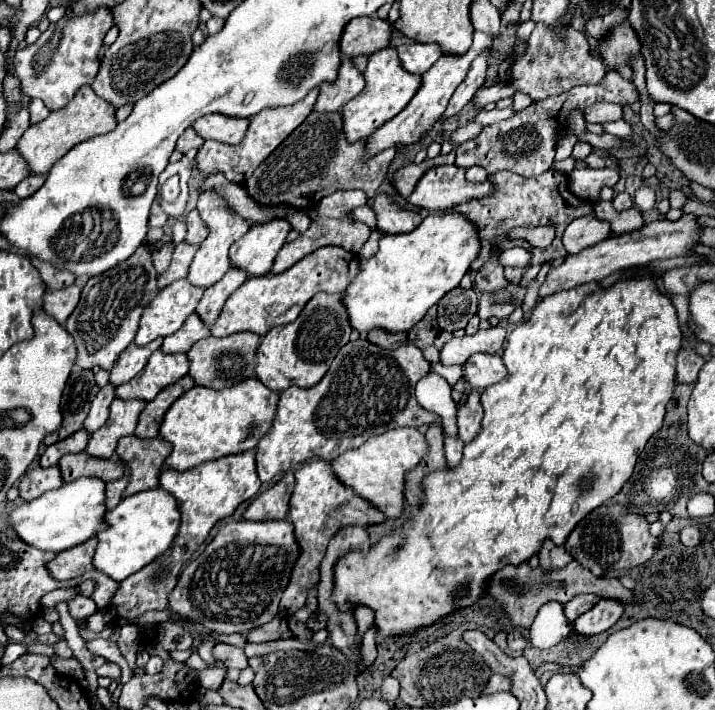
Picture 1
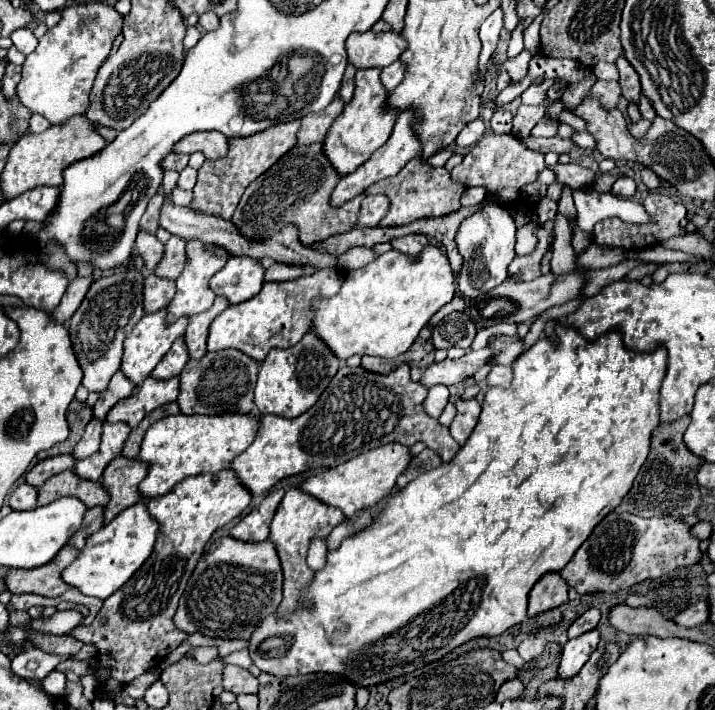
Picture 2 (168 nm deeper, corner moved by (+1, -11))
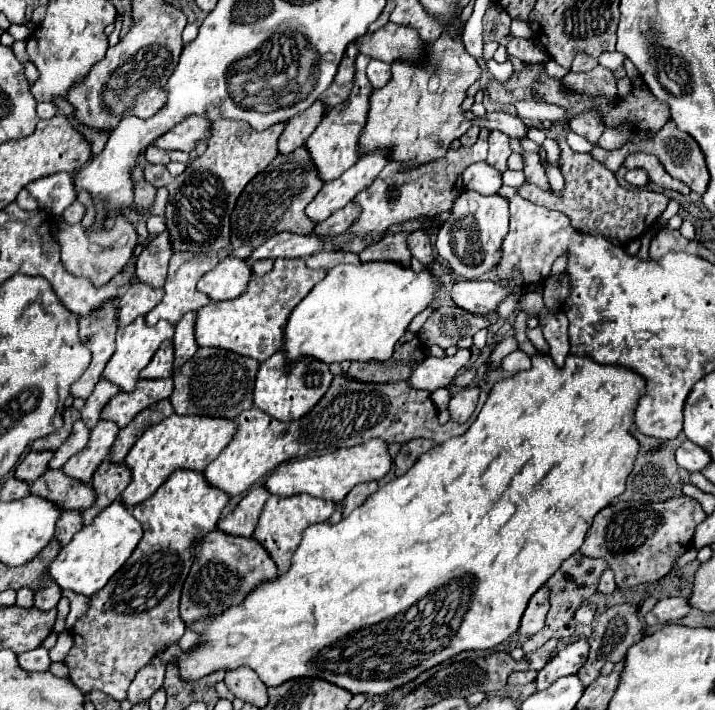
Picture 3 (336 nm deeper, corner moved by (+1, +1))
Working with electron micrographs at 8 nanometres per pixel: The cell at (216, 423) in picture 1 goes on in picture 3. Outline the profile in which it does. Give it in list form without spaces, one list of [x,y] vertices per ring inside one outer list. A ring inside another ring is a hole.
[[[172,414],[156,426],[150,426],[130,448],[124,458],[124,466],[130,470],[132,480],[128,488],[120,494],[120,502],[126,508],[134,508],[136,504],[148,500],[174,470],[194,470],[204,472],[206,464],[222,452],[226,440],[230,440],[230,432],[234,432],[232,420],[210,420],[206,416],[178,416]]]

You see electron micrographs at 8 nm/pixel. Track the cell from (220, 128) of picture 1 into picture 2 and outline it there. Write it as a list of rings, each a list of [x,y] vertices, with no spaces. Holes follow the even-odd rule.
[[[194,132],[184,136],[176,146],[174,152],[184,152],[184,154],[192,154],[192,152],[202,152],[206,158],[210,160],[218,160],[224,158],[230,150],[228,138],[218,134],[218,132]]]

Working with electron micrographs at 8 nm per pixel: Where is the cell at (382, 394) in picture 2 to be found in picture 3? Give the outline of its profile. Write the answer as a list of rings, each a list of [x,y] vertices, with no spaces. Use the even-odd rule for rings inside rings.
[[[336,376],[326,396],[302,420],[280,424],[278,420],[274,420],[272,416],[266,416],[258,408],[250,408],[242,412],[242,416],[238,416],[238,428],[234,438],[220,452],[220,456],[208,464],[208,468],[204,470],[204,478],[212,488],[218,488],[228,496],[238,496],[238,494],[244,494],[254,482],[270,474],[278,464],[290,458],[328,452],[342,446],[350,448],[370,438],[382,438],[386,444],[394,444],[394,442],[406,444],[414,438],[430,438],[436,444],[442,444],[444,440],[464,434],[470,428],[480,408],[484,406],[490,390],[492,390],[492,382],[480,382],[480,395],[476,409],[462,426],[455,422],[440,424],[438,410],[430,402],[430,394],[416,392],[406,382],[404,384],[358,384],[356,380],[348,380],[346,376]]]

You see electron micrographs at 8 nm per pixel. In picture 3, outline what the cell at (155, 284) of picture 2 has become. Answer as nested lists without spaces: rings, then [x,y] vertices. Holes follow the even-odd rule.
[[[134,282],[118,300],[118,326],[128,326],[138,316],[146,316],[164,296],[164,290],[146,288],[142,282]]]

